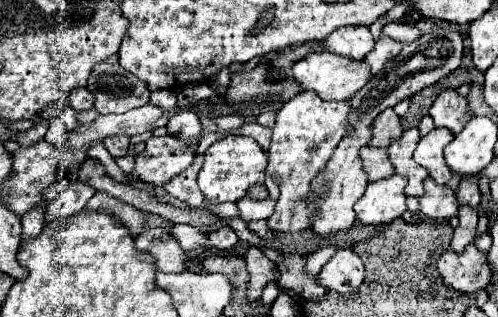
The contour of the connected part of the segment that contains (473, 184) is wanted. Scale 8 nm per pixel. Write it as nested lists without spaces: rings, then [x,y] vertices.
[[[469,176],[469,178],[462,179],[457,188],[457,204],[477,208],[481,202],[481,192],[477,187],[479,187],[477,178]]]

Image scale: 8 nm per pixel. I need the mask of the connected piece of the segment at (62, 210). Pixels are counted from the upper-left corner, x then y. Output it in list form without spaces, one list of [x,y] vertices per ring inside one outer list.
[[[71,182],[65,192],[61,192],[55,200],[49,202],[47,212],[45,212],[45,224],[79,214],[93,194],[95,194],[95,190],[89,184]]]

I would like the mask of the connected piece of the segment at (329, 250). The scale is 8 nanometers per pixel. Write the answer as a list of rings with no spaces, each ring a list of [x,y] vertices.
[[[325,246],[325,248],[309,254],[312,256],[307,256],[306,272],[309,275],[317,275],[322,269],[323,264],[325,264],[337,250],[339,250],[337,246]]]

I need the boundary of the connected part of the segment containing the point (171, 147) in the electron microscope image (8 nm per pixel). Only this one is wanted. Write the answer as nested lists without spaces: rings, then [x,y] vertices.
[[[163,136],[163,138],[149,138],[145,150],[135,158],[135,174],[153,186],[165,186],[171,178],[179,176],[193,164],[193,152],[187,148],[185,142]]]

